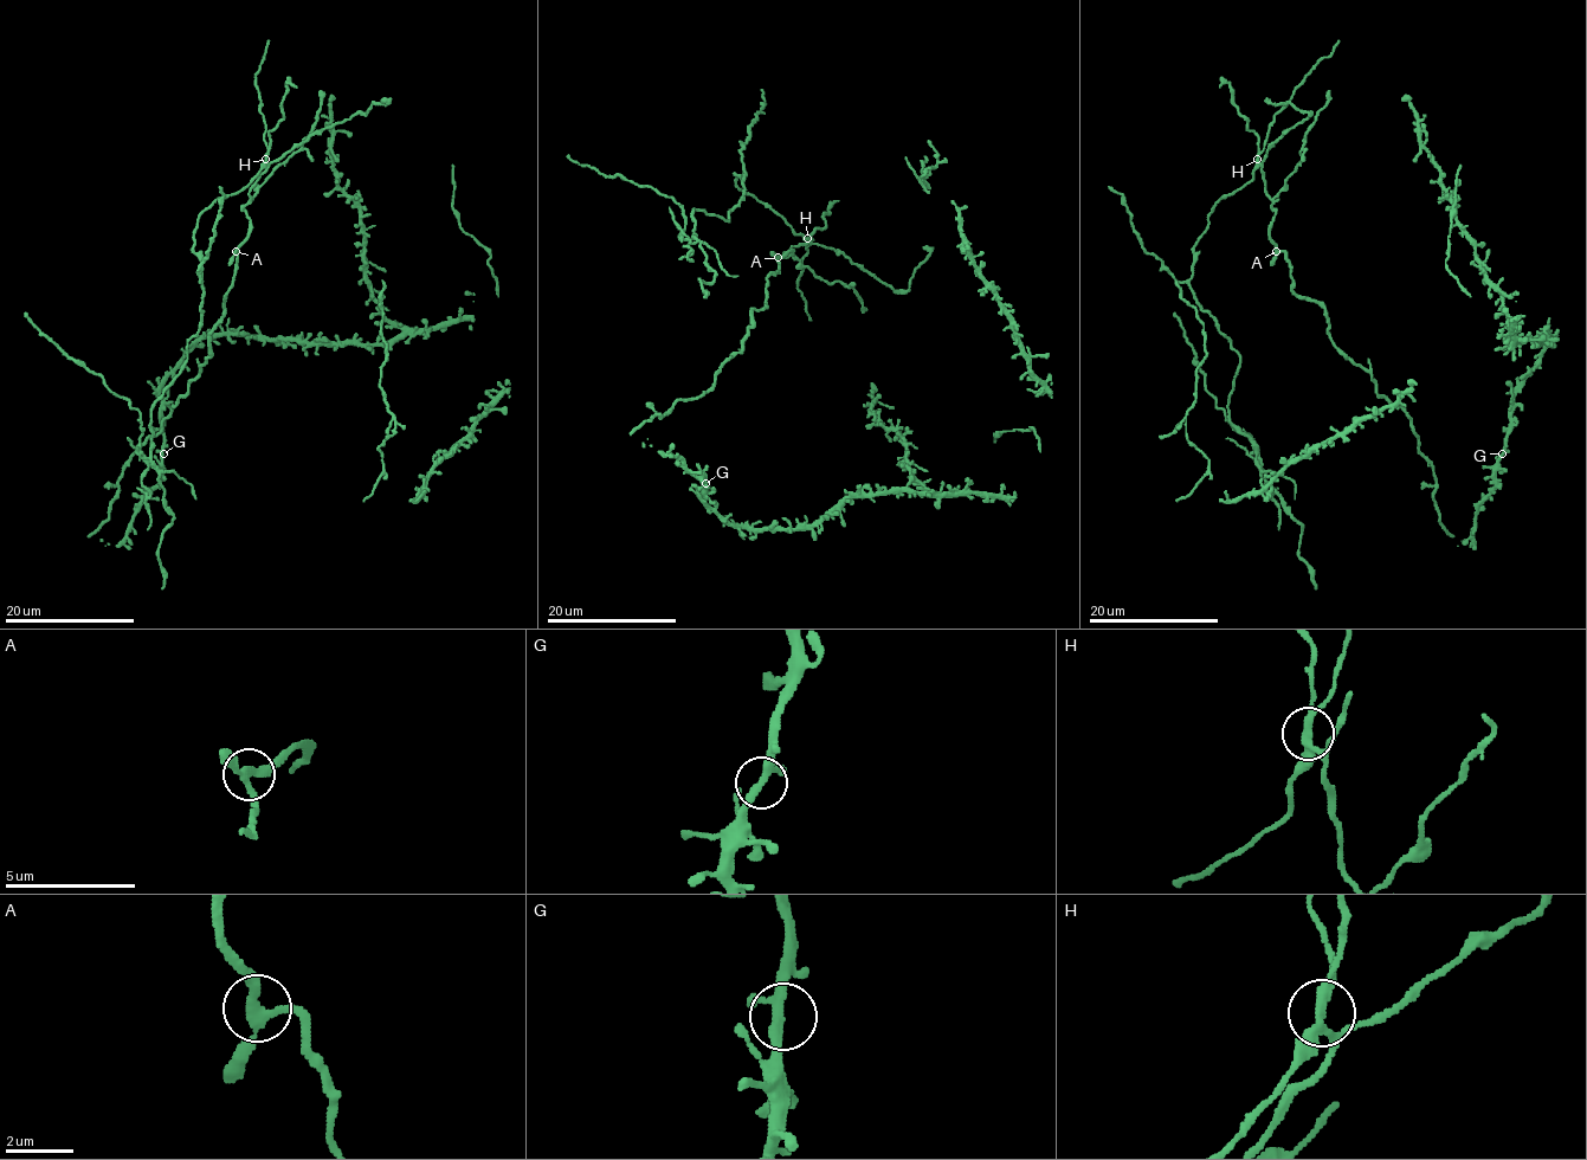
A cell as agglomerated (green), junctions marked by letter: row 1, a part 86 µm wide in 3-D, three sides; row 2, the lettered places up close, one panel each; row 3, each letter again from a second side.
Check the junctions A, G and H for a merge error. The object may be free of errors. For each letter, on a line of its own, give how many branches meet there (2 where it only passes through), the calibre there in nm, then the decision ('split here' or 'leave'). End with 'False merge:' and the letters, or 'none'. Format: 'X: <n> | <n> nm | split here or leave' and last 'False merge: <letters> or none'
A: 3 | 240 nm | leave
G: 3 | 260 nm | leave
H: 3 | 280 nm | split here
False merge: H

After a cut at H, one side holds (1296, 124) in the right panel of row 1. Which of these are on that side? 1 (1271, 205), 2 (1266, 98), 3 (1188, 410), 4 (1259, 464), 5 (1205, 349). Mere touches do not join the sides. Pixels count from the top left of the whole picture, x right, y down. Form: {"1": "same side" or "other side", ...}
{"1": "same side", "2": "same side", "3": "same side", "4": "other side", "5": "same side"}

